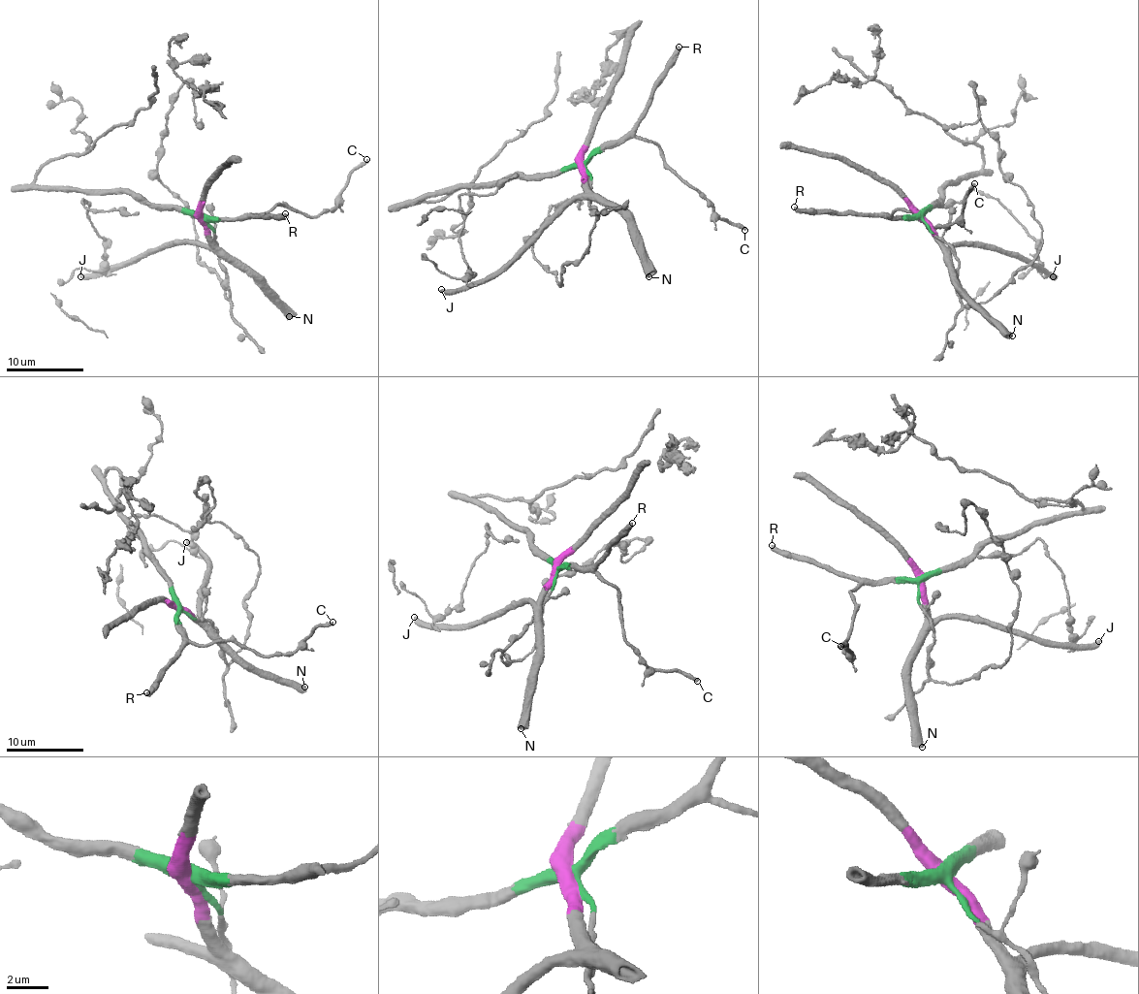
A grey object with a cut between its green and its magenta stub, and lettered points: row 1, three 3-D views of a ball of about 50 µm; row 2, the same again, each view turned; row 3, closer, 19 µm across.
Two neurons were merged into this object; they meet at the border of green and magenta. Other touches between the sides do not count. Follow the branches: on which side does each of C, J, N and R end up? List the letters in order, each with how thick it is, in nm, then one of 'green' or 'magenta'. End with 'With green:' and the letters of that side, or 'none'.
C: calibre 320 nm; green
J: calibre 400 nm; magenta
N: calibre 500 nm; magenta
R: calibre 440 nm; green
With green: C, R

